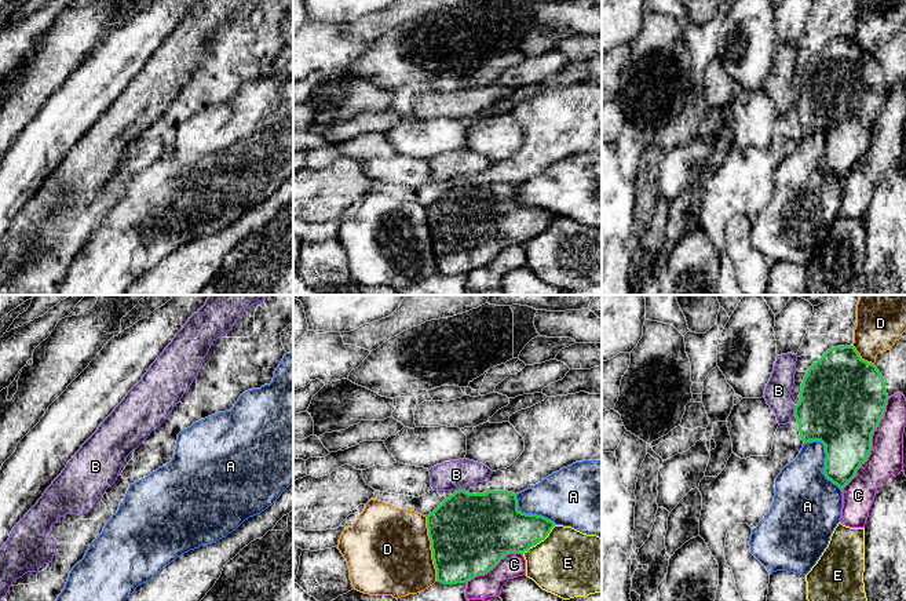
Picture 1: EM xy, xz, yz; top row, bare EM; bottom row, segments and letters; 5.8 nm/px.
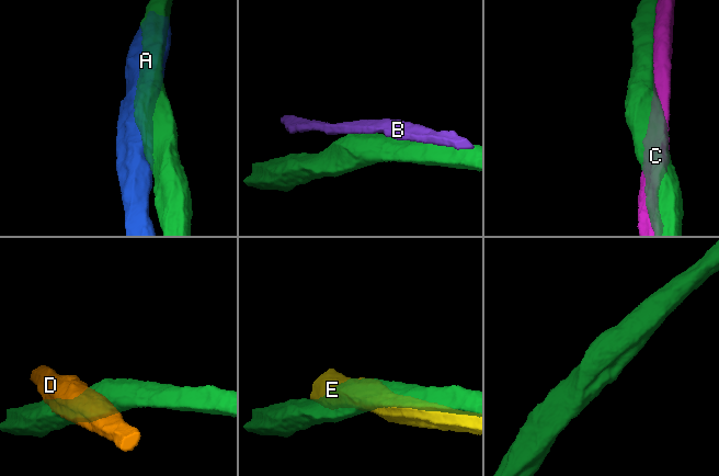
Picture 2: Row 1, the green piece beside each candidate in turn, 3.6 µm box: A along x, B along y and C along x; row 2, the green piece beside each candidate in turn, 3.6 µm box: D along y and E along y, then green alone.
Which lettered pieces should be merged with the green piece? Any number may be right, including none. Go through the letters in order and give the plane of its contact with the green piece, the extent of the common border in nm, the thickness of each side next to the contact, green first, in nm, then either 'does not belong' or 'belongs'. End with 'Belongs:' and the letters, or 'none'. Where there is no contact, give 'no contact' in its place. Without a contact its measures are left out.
A: meets green in yz; contact 360 nm long; 360 nm thick on the green side, 340 nm on the other; does not belong
B: meets green in yz; contact 60 nm long; 460 nm thick on the green side, 150 nm on the other; does not belong
C: meets green in yz; contact 600 nm long; 420 nm thick on the green side, 200 nm on the other; does not belong
D: meets green in xz; contact 400 nm long; 460 nm thick on the green side, 500 nm on the other; does not belong
E: meets green in xz; contact 260 nm long; 300 nm thick on the green side, 400 nm on the other; does not belong
Belongs: none

